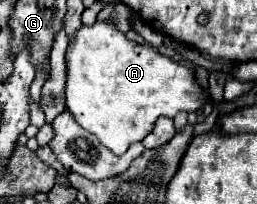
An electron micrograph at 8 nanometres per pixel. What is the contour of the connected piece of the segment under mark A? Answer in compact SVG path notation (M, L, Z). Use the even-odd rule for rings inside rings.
M97 21L95 25L81 27L77 31L75 41L67 49L67 67L67 109L83 129L93 133L115 155L123 155L131 143L143 141L145 135L153 131L159 117L173 119L179 111L193 113L201 109L209 97L197 83L193 69L163 55L159 49L127 41L127 37L117 31L111 21Z

